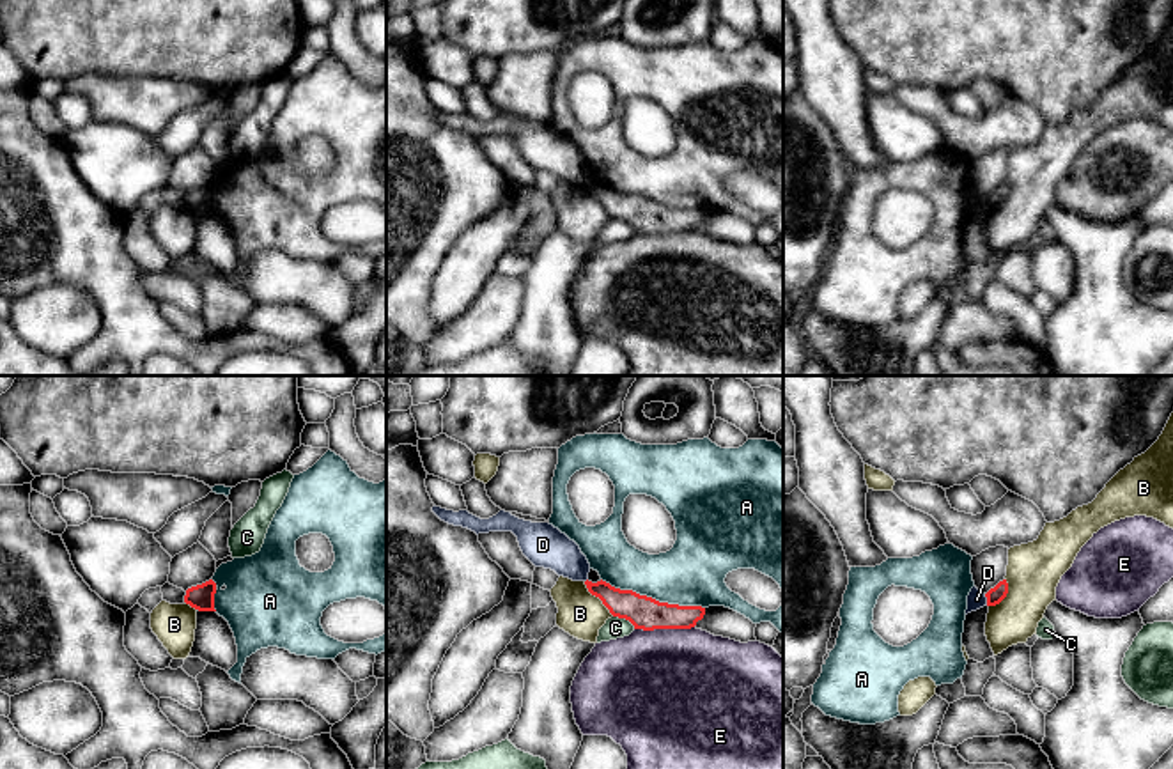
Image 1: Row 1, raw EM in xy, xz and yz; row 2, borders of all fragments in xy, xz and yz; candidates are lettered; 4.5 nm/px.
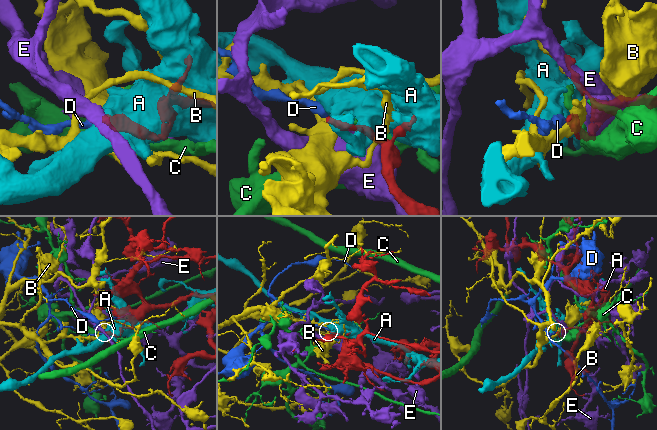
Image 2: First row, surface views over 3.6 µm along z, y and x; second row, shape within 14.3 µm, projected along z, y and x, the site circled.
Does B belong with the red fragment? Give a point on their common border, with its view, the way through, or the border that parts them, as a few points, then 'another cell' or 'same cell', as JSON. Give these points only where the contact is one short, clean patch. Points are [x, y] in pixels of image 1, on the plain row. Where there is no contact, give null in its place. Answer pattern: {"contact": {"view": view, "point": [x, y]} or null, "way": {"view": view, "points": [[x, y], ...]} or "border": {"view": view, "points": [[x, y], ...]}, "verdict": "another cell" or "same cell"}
{"contact": {"view": "xz", "point": [598, 199]}, "border": {"view": "xz", "points": [[583, 185], [613, 218]]}, "verdict": "another cell"}

